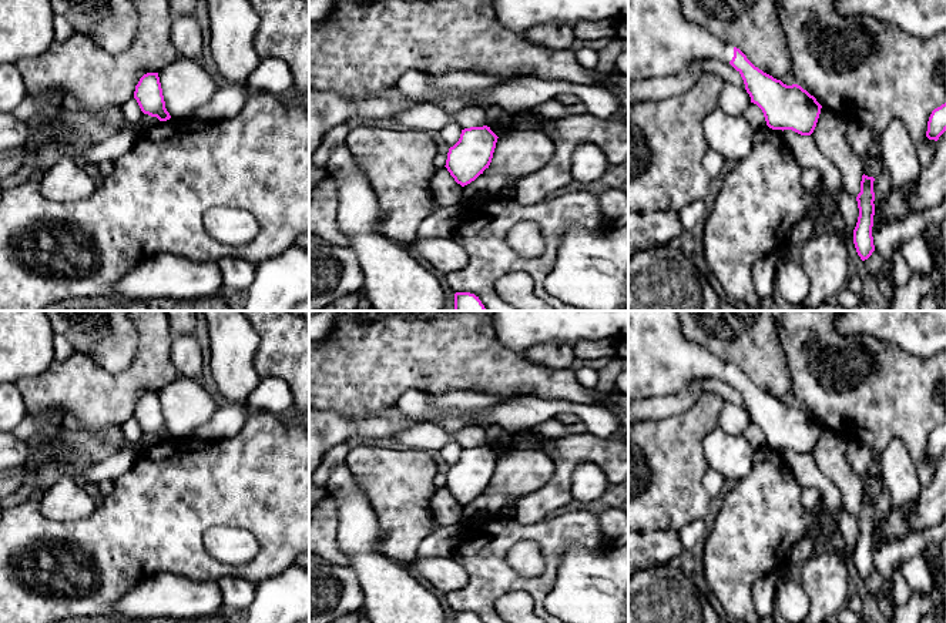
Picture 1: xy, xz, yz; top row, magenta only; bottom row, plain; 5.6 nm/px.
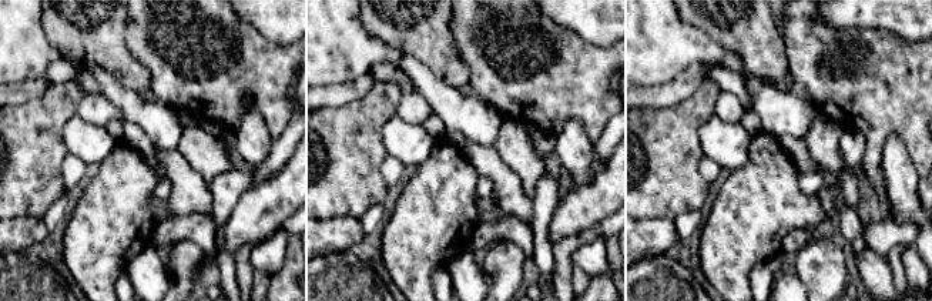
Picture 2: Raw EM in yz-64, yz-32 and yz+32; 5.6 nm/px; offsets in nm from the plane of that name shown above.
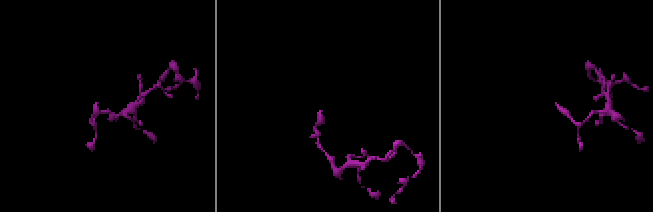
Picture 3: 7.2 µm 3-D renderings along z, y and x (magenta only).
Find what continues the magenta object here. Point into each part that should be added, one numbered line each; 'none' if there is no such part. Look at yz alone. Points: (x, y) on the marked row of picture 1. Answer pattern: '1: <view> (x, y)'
1: yz (661, 40)

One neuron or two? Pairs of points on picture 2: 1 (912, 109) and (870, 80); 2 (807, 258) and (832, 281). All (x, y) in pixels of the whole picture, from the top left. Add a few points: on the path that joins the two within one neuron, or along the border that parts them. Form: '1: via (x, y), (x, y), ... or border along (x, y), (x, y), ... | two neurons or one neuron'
1: via (902, 99), (891, 87), (879, 84) | one neuron
2: via (810, 266), (825, 276) | one neuron

